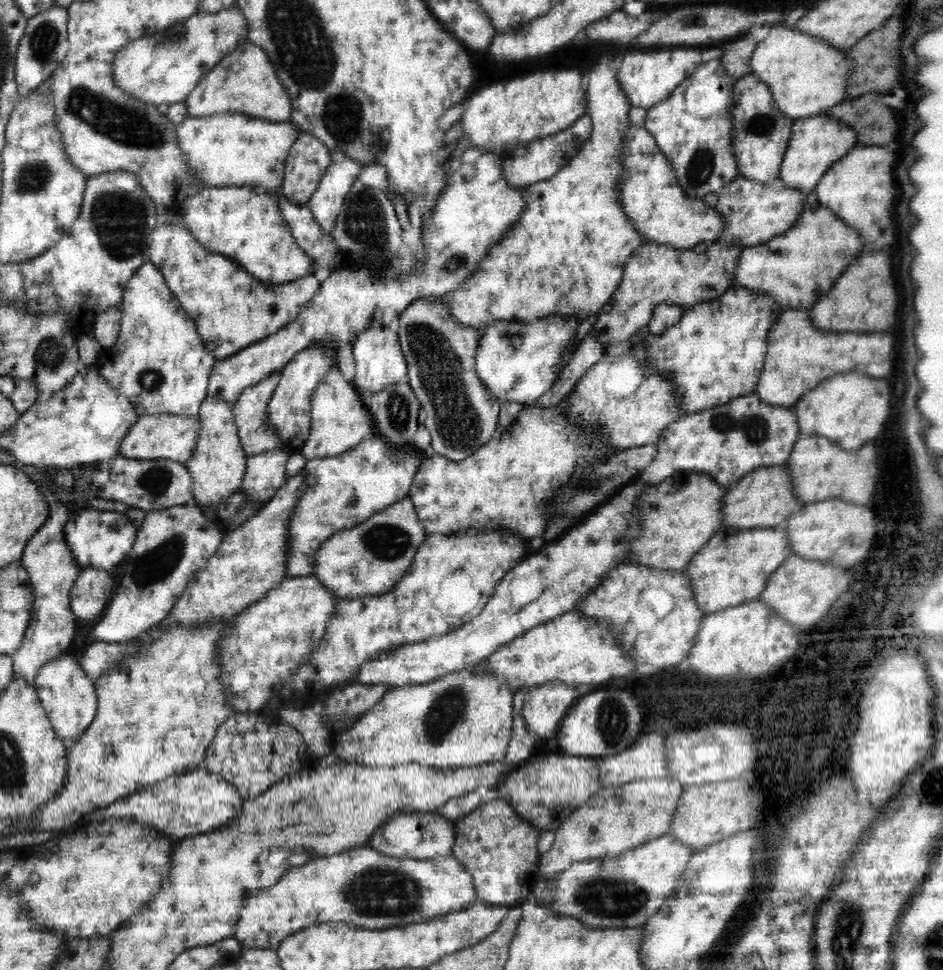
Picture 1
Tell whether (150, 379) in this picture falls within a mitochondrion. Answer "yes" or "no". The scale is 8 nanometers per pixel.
yes

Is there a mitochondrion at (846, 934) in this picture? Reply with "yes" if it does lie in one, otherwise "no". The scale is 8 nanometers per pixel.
yes

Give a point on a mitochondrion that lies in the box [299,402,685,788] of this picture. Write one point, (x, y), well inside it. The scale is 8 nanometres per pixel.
(449, 707)

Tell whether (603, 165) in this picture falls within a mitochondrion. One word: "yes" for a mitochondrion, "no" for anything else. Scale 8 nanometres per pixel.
no

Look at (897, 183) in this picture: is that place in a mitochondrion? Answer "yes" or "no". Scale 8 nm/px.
no

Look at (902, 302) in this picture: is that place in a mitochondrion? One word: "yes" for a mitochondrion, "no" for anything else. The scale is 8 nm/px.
no

